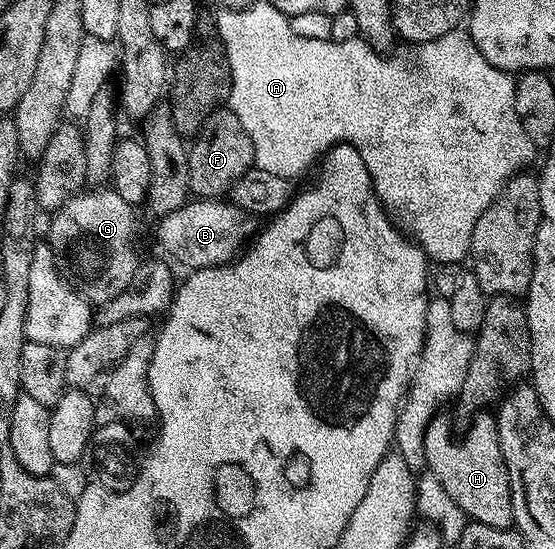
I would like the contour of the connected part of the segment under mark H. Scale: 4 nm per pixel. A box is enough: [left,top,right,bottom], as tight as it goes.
[425,413,513,527]

